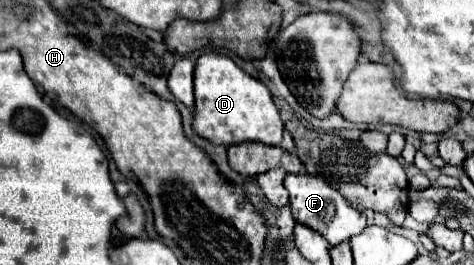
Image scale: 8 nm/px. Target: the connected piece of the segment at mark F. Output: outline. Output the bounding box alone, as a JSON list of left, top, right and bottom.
[284,173,366,245]

